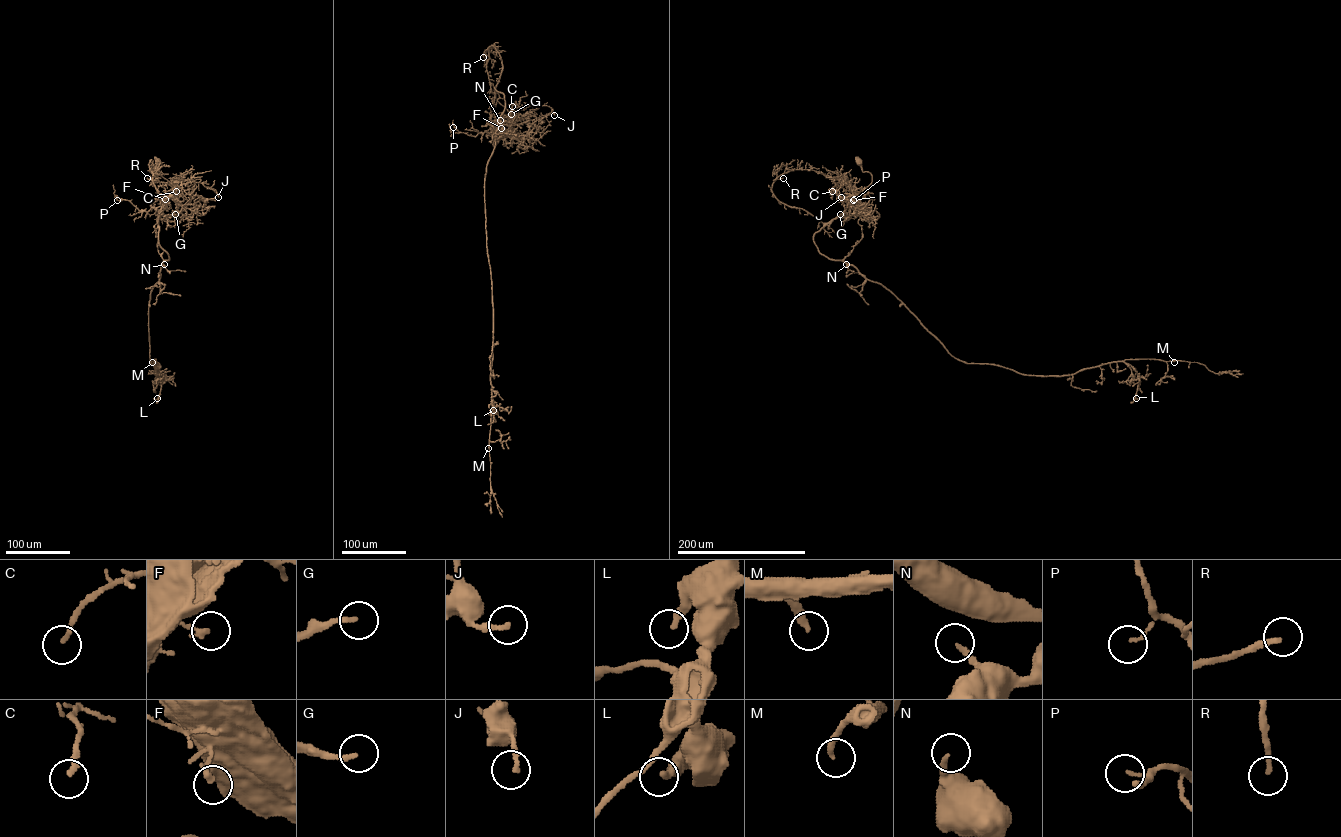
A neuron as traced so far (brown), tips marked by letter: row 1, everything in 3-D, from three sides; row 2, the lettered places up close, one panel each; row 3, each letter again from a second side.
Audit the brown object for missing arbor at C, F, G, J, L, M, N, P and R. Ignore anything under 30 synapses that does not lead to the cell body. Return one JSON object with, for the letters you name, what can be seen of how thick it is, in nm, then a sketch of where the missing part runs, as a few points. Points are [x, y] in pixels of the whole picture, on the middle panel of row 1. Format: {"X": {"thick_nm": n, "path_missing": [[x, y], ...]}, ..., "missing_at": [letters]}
{"G": {"thick_nm": 180}, "M": {"thick_nm": 240}, "missing_at": ["G", "M"]}

